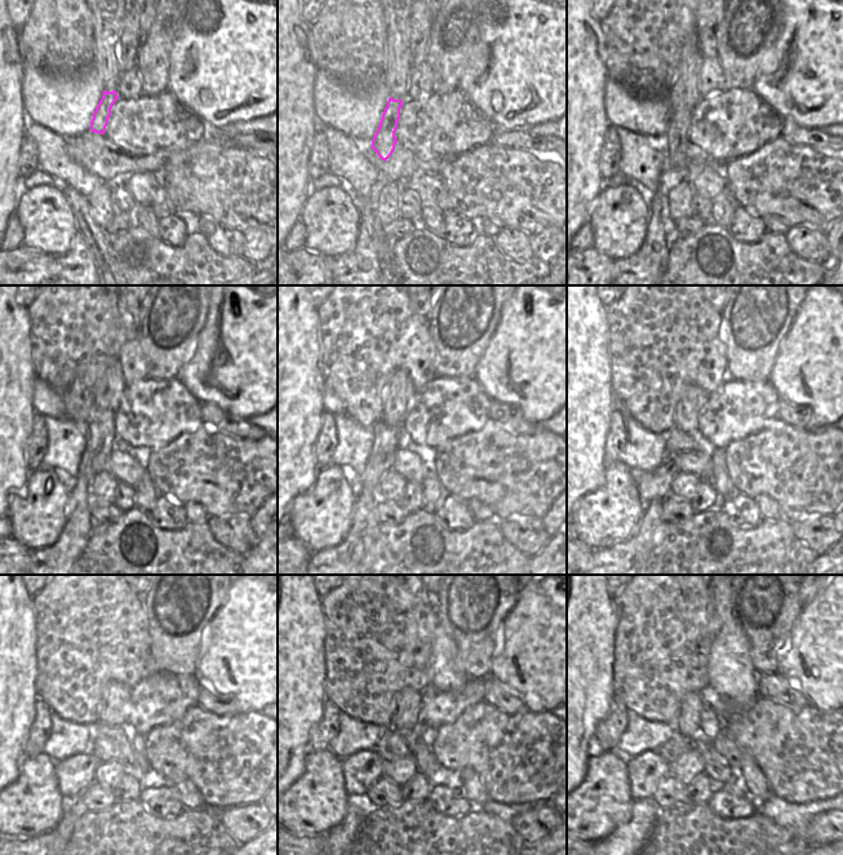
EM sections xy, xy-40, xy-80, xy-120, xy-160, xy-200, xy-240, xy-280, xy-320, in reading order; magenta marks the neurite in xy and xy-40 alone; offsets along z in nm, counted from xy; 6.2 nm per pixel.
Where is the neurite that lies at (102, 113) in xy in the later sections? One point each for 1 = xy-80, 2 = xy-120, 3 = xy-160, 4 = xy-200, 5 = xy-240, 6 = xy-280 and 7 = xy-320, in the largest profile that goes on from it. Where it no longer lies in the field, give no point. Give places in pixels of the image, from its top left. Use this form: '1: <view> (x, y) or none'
1: xy-80 (675, 144)
2: xy-120 (100, 437)
3: xy-160 (387, 441)
4: xy-200 (656, 484)
5: xy-240 (75, 774)
6: xy-280 (360, 770)
7: xy-320 (644, 771)

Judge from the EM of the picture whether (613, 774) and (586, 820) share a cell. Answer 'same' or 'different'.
same

